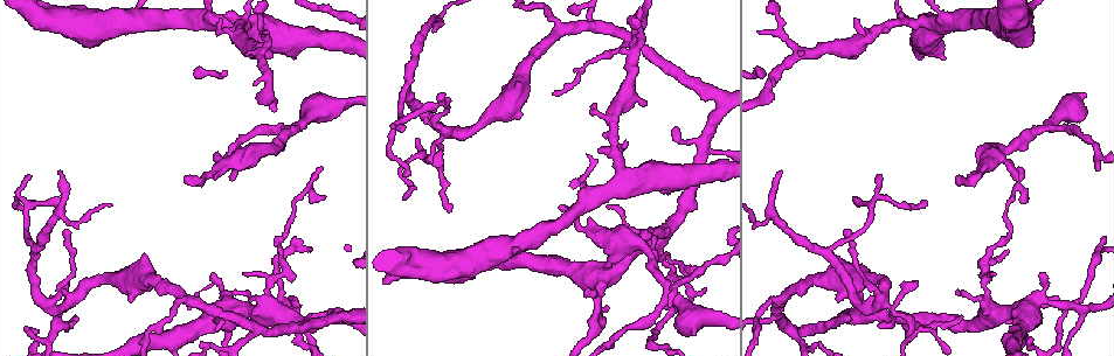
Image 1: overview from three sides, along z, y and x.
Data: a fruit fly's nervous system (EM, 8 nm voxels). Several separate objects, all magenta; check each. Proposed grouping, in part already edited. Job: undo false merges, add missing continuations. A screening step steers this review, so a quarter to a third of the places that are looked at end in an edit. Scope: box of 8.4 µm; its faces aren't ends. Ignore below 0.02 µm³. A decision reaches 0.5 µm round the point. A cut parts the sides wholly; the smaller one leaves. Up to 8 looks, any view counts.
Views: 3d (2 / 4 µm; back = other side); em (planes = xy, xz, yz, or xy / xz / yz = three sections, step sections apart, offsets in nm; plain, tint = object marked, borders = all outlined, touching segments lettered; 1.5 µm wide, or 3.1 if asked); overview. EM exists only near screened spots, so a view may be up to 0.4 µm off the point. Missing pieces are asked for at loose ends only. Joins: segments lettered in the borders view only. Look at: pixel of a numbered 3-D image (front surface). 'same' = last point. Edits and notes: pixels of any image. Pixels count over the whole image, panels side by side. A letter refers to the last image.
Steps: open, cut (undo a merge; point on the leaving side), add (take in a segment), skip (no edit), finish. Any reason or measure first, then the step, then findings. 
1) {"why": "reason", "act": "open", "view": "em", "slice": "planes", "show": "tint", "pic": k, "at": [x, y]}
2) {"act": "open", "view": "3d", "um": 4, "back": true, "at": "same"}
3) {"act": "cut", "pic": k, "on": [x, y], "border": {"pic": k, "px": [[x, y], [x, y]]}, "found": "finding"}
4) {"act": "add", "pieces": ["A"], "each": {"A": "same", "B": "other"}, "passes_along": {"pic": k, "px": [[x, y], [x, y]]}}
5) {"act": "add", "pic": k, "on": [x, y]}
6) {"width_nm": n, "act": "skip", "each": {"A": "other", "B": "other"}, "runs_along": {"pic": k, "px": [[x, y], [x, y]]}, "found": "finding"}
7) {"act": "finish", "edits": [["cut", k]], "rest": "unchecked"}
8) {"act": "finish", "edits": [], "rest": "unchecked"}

{"why": "branch stops here", "act": "open", "view": "3d", "um": 2, "pic": 1, "at": [324, 197]}

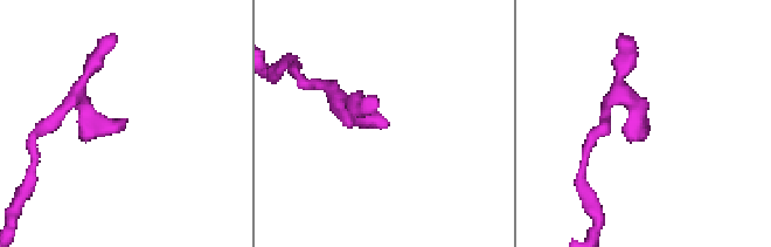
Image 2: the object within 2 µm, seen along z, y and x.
{"act": "open", "view": "em", "slice": "xz", "step": 8, "show": "borders", "pic": 2, "at": [644, 120]}

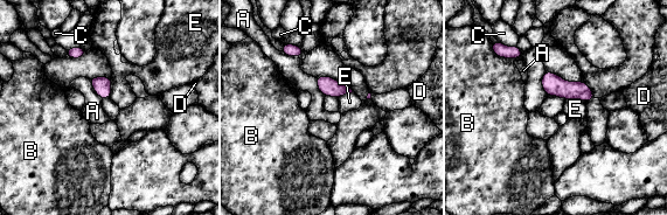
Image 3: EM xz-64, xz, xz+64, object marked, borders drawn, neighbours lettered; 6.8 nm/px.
{"act": "open", "view": "em", "slice": "planes", "show": "borders", "at": "same"}

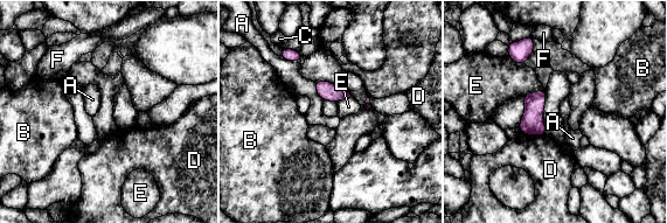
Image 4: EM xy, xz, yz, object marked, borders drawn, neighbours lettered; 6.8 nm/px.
{"act": "skip", "each": {"A": "other", "B": "other", "C": "other", "D": "other", "E": "other", "F": "other"}, "border": {"pic": 4, "px": [[544, 89], [530, 91], [523, 97]]}, "found": "no lettered segment goes on from it"}

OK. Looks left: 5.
{"why": "tapers out", "act": "open", "view": "em", "slice": "planes", "show": "borders", "pic": 1, "at": [299, 305]}

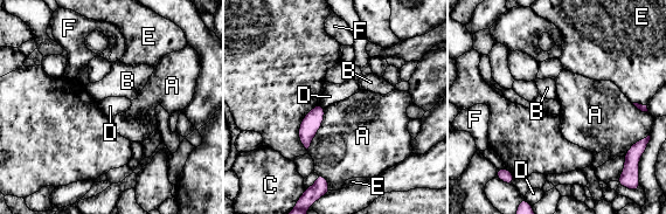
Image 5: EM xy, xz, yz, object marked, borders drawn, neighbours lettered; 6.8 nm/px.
{"act": "skip", "each": {"A": "other", "B": "other", "C": "other", "D": "other", "E": "other", "F": "other"}, "border": {"pic": 5, "px": [[320, 103], [325, 108]]}, "found": "none of them fits"}

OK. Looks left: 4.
{"why": "thin end", "act": "open", "view": "em", "slice": "yz", "step": 8, "show": "borders", "pic": 1, "at": [186, 181]}

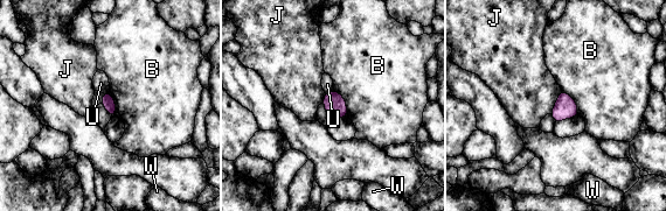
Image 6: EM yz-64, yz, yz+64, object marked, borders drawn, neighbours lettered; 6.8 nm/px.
{"act": "open", "view": "em", "slice": "planes", "show": "borders", "at": "same"}

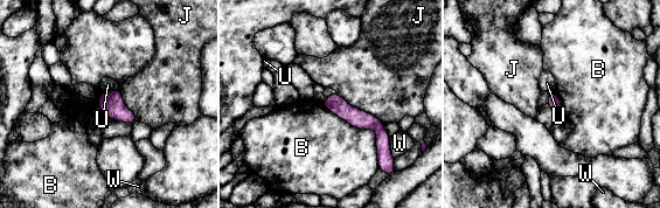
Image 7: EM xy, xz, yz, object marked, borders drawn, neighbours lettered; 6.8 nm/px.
{"width_nm": 90, "act": "skip", "each": {"B": "other", "J": "other", "U": "other", "W": "other"}, "runs_along": {"pic": 7, "px": [[328, 99], [370, 122], [386, 146]]}, "found": "no lettered segment goes on from it"}

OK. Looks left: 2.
{"act": "finish", "edits": [], "rest": "unchecked"}

